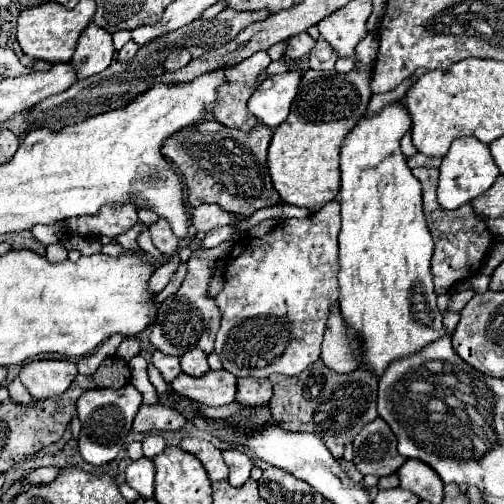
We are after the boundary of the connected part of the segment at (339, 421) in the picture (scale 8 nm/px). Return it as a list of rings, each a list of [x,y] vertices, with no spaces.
[[[321,360],[309,366],[299,376],[269,376],[273,384],[273,398],[269,402],[273,418],[283,430],[317,430],[327,450],[339,460],[343,458],[343,446],[353,440],[365,424],[377,418],[377,374],[363,368],[337,374],[331,372]]]

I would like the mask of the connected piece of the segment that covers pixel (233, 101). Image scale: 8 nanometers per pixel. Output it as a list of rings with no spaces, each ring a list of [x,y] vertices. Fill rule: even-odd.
[[[257,52],[255,56],[243,60],[243,62],[235,64],[235,66],[231,66],[231,68],[227,68],[227,70],[225,70],[225,84],[219,86],[219,98],[217,98],[213,104],[207,106],[207,112],[209,112],[219,124],[223,124],[223,126],[227,126],[227,128],[251,132],[251,130],[259,124],[259,120],[247,110],[247,102],[249,102],[251,94],[255,92],[257,80],[259,80],[261,72],[269,66],[269,62],[271,62],[271,58],[269,58],[267,52]]]

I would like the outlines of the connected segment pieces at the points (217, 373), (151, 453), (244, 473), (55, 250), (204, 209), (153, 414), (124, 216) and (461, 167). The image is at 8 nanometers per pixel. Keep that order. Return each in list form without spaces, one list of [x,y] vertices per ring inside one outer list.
[[[209,370],[199,378],[181,372],[181,376],[171,382],[171,388],[195,402],[207,406],[225,406],[235,400],[237,378],[227,370]]]
[[[149,434],[145,440],[143,440],[143,456],[145,458],[155,458],[163,448],[165,448],[165,440],[159,436],[159,434]]]
[[[225,450],[223,452],[223,458],[229,466],[229,484],[239,488],[247,482],[249,474],[251,474],[251,468],[253,468],[253,462],[251,458],[245,454],[245,452],[239,452],[239,450]]]
[[[55,242],[55,244],[47,246],[47,254],[45,254],[45,258],[47,258],[49,262],[61,262],[61,260],[67,260],[67,250],[65,250],[63,244]]]
[[[203,204],[203,206],[193,208],[193,212],[191,212],[191,224],[199,232],[209,232],[213,228],[219,228],[219,226],[225,226],[231,222],[233,222],[233,216],[219,210],[217,204]]]
[[[141,406],[135,420],[133,420],[133,430],[135,432],[161,432],[161,430],[181,430],[185,426],[185,418],[179,410],[167,408],[167,406]]]
[[[107,204],[93,216],[67,220],[69,232],[79,236],[109,236],[115,238],[127,232],[137,222],[133,204]]]
[[[457,138],[447,156],[443,158],[441,164],[441,176],[439,176],[439,190],[437,190],[437,200],[443,208],[447,210],[455,210],[461,204],[471,202],[473,198],[477,198],[479,194],[487,192],[493,184],[493,180],[499,176],[499,168],[495,166],[489,146],[485,146],[483,142],[475,140],[475,138]]]

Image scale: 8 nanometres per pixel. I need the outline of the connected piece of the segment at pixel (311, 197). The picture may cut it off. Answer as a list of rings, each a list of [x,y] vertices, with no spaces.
[[[373,30],[373,32],[369,32],[369,36],[365,36],[361,40],[361,48],[357,50],[357,56],[355,56],[357,66],[351,72],[339,74],[335,70],[327,70],[327,72],[307,70],[303,74],[303,80],[299,84],[299,96],[295,98],[295,104],[291,106],[291,114],[279,128],[275,128],[273,140],[269,144],[267,164],[269,164],[271,180],[285,204],[307,208],[315,214],[327,202],[337,198],[337,194],[339,194],[339,148],[341,148],[343,138],[347,136],[347,130],[351,130],[353,124],[359,122],[359,118],[367,110],[369,98],[373,94],[371,92],[371,72],[373,72],[375,58],[377,58],[377,32]]]

